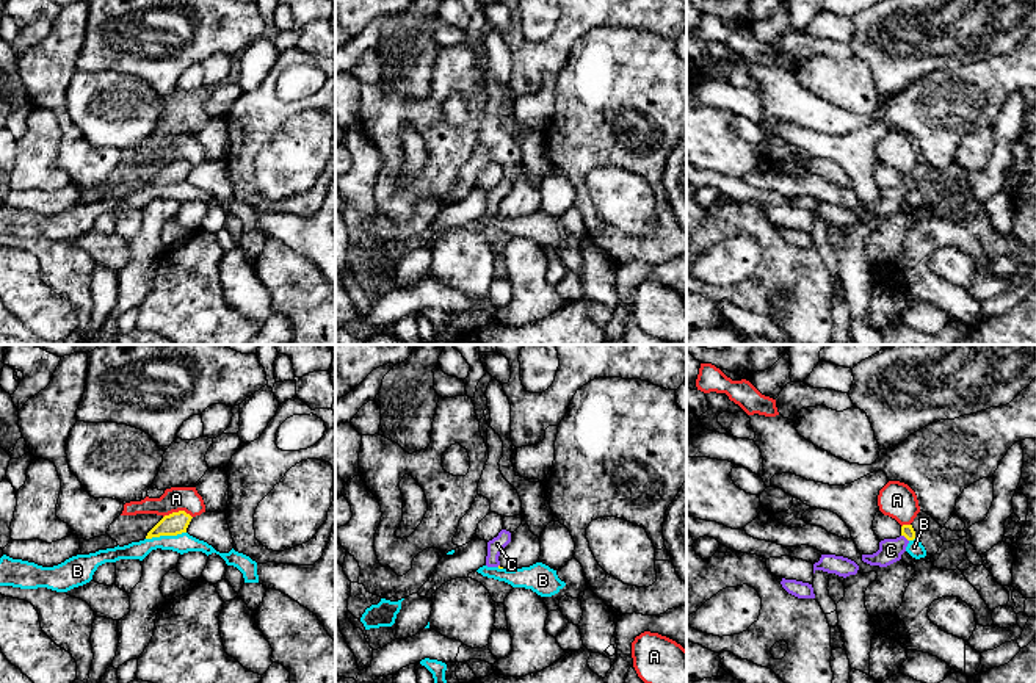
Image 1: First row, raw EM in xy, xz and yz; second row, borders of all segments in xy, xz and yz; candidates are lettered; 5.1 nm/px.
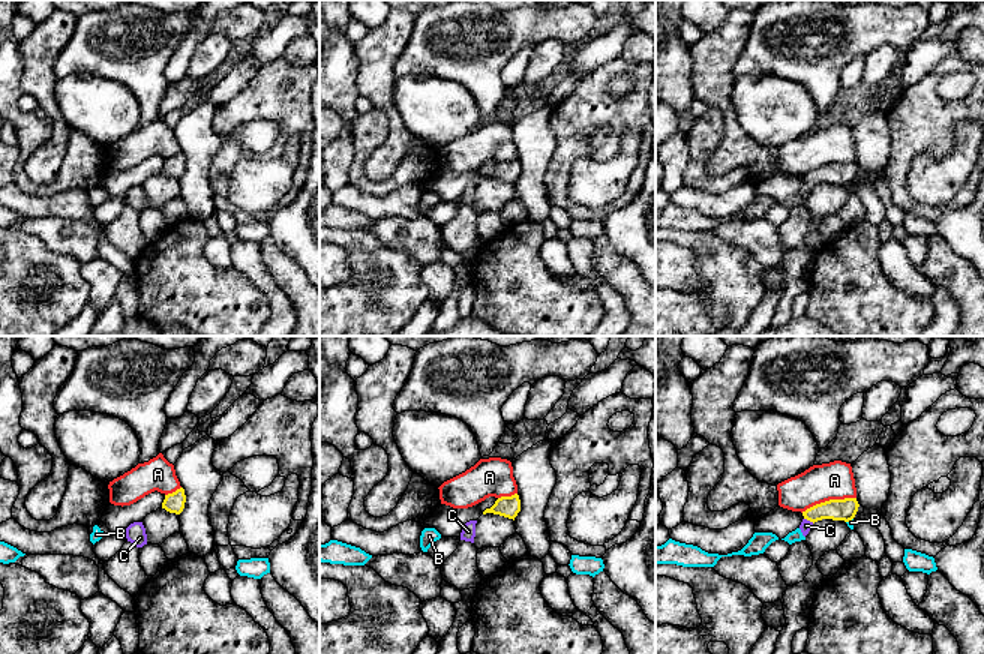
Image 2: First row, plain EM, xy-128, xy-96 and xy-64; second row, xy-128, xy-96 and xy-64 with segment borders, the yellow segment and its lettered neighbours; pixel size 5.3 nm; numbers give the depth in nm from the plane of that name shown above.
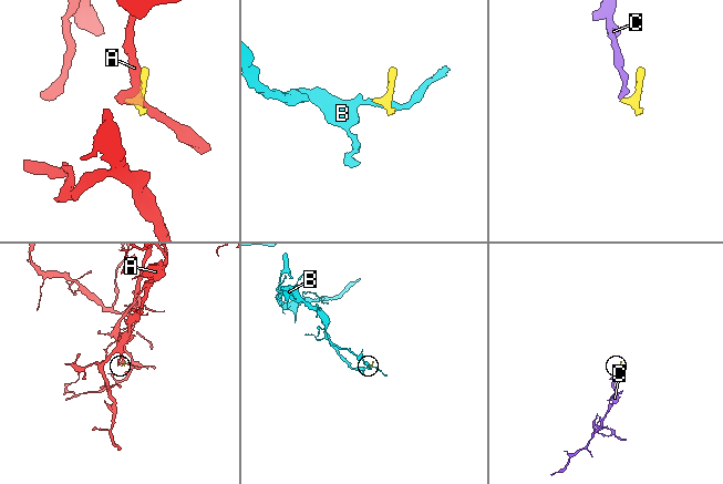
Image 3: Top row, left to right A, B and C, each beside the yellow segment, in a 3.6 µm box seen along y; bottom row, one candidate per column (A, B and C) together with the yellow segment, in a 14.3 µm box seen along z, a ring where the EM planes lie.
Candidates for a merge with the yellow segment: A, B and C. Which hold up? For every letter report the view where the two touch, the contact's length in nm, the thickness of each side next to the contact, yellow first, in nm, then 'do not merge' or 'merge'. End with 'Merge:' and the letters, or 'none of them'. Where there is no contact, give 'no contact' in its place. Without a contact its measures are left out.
A: contact in xy; length 150 nm; calibres 120 and 130 nm; do not merge
B: contact in xy; length 220 nm; calibres 120 and 100 nm; do not merge
C: contact in yz; length 50 nm; calibres 70 and 120 nm; merge
Merge: C

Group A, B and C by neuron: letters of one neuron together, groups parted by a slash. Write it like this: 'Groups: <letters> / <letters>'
Groups: A / B / C

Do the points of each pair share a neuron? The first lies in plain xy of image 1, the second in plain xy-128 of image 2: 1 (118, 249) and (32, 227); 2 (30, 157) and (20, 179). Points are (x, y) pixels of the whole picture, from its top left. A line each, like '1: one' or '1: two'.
1: one
2: one

